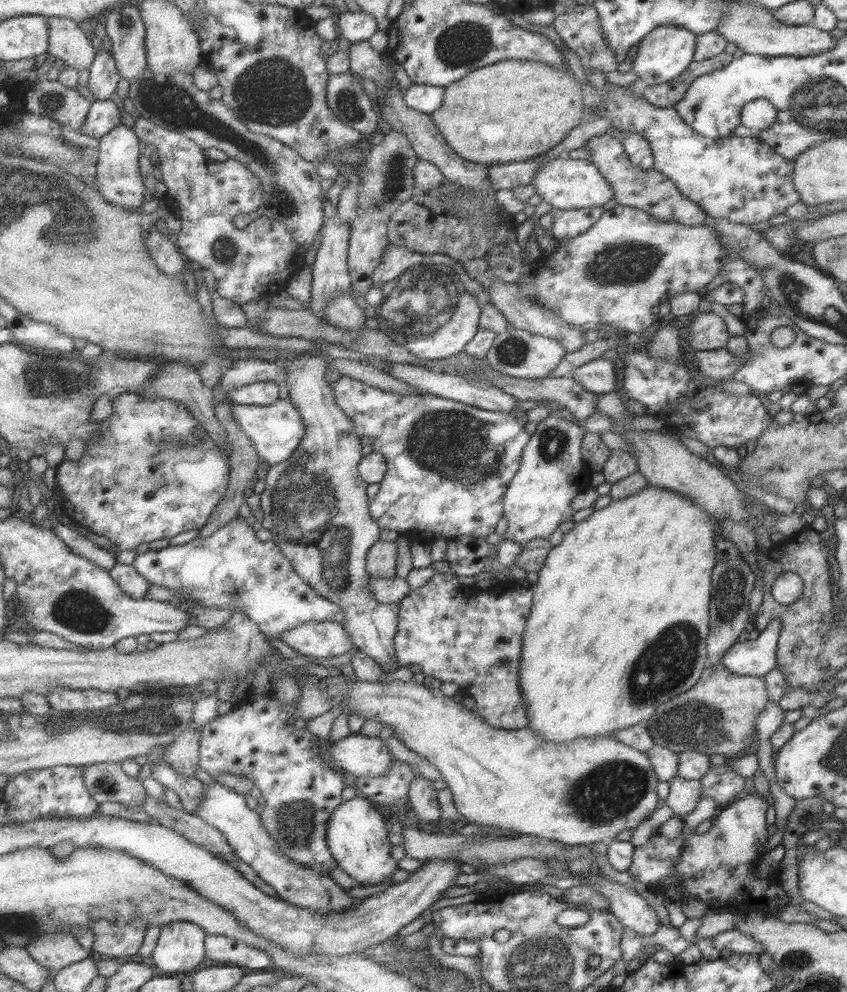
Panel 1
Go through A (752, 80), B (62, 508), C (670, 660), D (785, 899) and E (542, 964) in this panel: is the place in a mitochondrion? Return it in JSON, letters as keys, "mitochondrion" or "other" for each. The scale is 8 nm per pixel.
{"A":"other","B":"other","C":"mitochondrion","D":"other","E":"mitochondrion"}

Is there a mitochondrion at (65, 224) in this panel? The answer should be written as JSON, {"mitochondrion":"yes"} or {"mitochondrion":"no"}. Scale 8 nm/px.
{"mitochondrion":"yes"}

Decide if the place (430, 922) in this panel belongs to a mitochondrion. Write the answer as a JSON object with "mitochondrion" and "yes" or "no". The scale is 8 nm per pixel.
{"mitochondrion":"no"}

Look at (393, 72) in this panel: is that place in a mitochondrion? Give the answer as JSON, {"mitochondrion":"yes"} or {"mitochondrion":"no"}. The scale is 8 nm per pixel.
{"mitochondrion":"no"}

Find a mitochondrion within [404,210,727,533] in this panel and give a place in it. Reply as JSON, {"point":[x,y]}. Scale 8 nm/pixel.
{"point":[615,265]}

